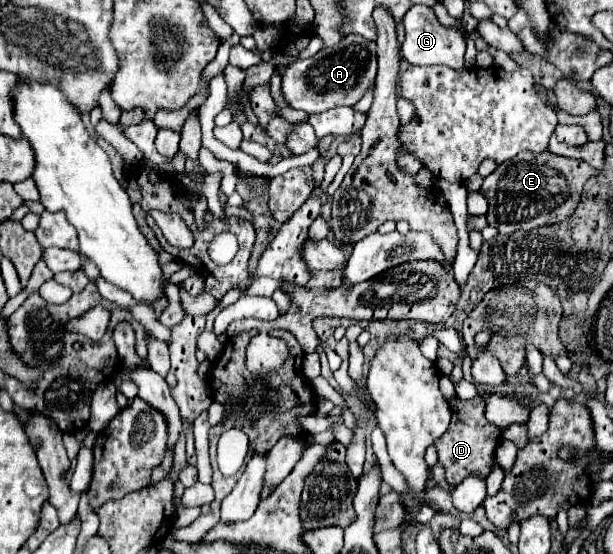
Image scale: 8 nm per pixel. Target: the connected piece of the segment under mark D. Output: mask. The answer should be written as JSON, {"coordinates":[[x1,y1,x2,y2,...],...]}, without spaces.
{"coordinates":[[452,399,450,407,452,407,450,431,446,431,446,435,442,435,442,439,436,441,436,447,438,447,438,461,446,467,446,481,450,485,458,485,466,475,474,471,482,471,482,475,490,473,502,429,486,421,484,399,476,399,476,401]]}

